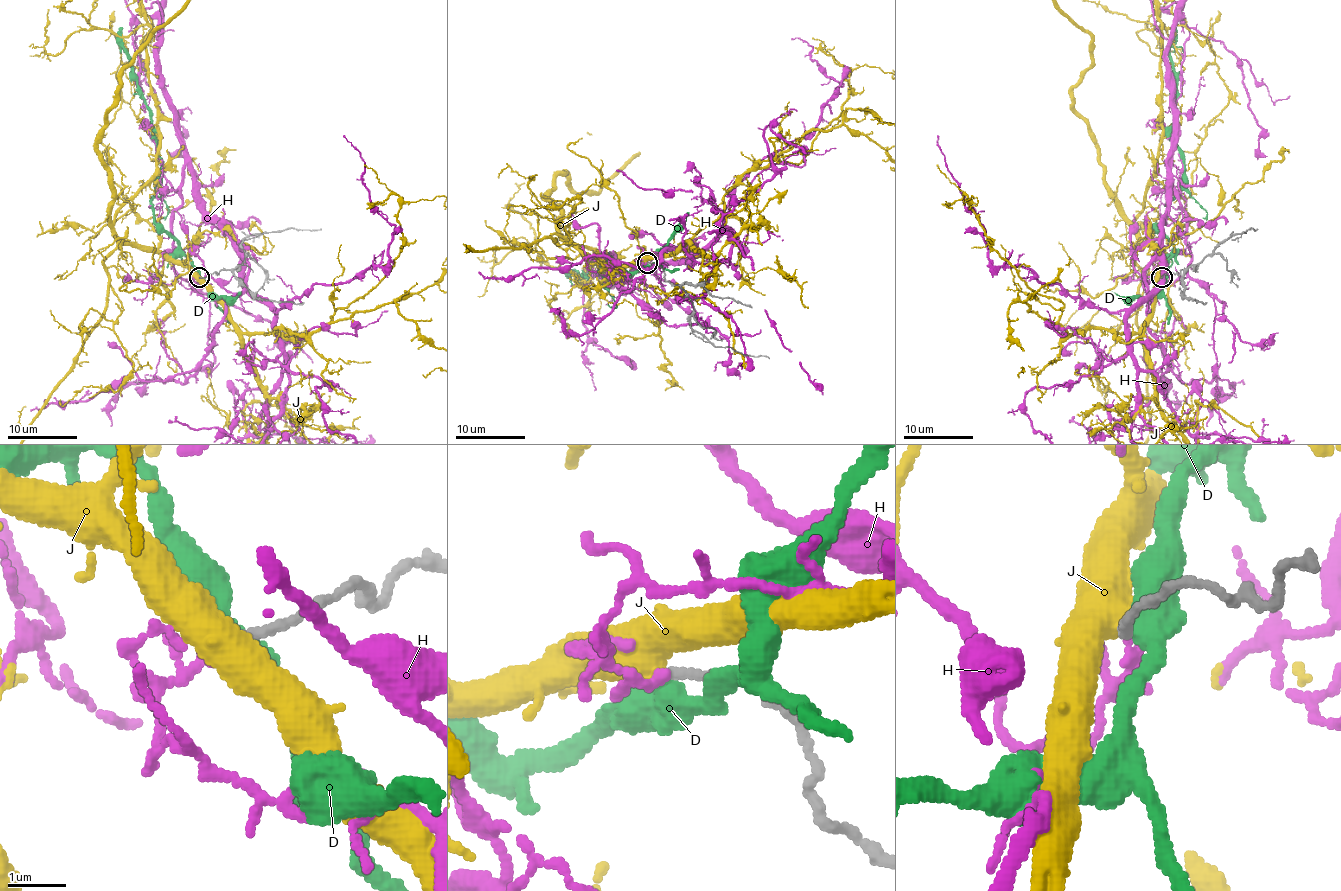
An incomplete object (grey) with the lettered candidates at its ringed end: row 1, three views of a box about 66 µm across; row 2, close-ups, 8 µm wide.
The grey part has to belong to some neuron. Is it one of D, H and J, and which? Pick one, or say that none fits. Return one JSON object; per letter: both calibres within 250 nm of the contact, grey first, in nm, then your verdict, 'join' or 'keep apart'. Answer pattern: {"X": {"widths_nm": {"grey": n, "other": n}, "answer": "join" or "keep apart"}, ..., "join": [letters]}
{"D": {"widths_nm": {"grey": 170, "other": 420}, "answer": "keep apart"}, "H": {"widths_nm": {"grey": 150, "other": 110}, "answer": "keep apart"}, "J": {"widths_nm": {"grey": 150, "other": 600}, "answer": "join"}, "join": ["J"]}

